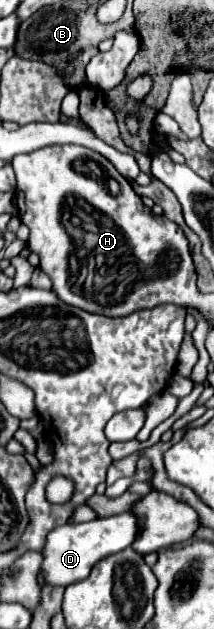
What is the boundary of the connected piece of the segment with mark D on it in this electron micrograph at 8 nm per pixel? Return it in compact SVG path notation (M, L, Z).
M132 512L98 518L98 520L84 522L84 524L64 524L64 526L54 528L48 534L46 544L42 548L44 560L42 560L40 572L46 580L46 584L58 584L58 586L66 588L66 586L74 584L76 580L84 580L98 560L128 548L136 538L136 530L138 530L138 526L136 526L136 518Z

